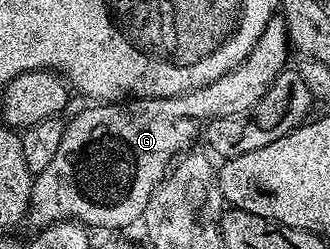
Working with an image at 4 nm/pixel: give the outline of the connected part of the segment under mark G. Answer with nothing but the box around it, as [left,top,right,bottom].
[29,16,292,232]

